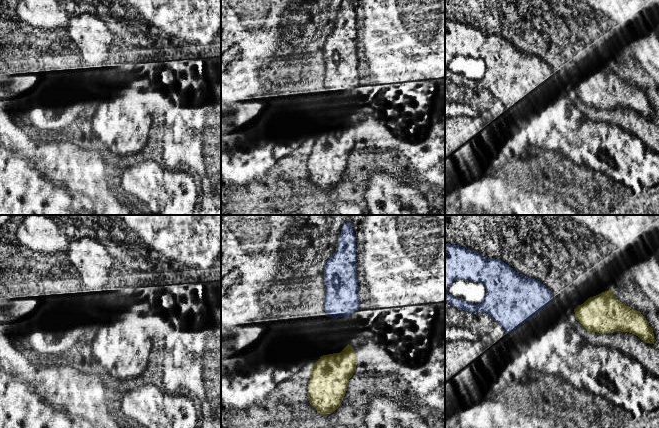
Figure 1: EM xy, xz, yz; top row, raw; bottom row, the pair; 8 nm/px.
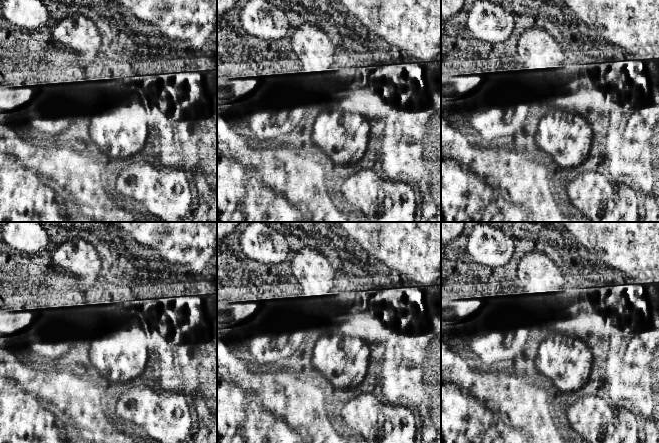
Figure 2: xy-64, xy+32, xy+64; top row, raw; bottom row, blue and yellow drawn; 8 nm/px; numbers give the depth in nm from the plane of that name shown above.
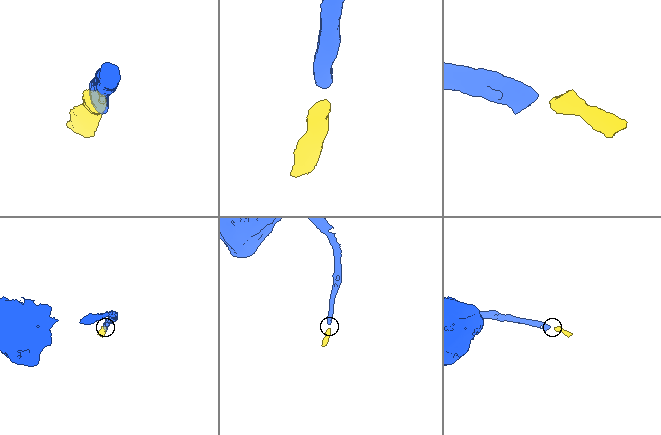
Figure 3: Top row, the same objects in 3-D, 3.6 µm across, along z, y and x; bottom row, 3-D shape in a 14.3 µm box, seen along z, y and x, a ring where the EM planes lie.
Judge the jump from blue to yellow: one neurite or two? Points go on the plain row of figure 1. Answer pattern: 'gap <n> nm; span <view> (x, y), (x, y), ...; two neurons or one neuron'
gap 190 nm; span yz (552, 75), (574, 85); one neuron

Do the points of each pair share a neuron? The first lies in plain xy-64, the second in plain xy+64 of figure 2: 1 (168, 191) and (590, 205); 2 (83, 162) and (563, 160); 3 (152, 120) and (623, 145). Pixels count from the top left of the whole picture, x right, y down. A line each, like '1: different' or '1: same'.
1: same
2: different
3: different

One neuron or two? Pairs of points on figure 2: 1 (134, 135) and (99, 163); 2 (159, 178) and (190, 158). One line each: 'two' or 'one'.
1: two
2: two

